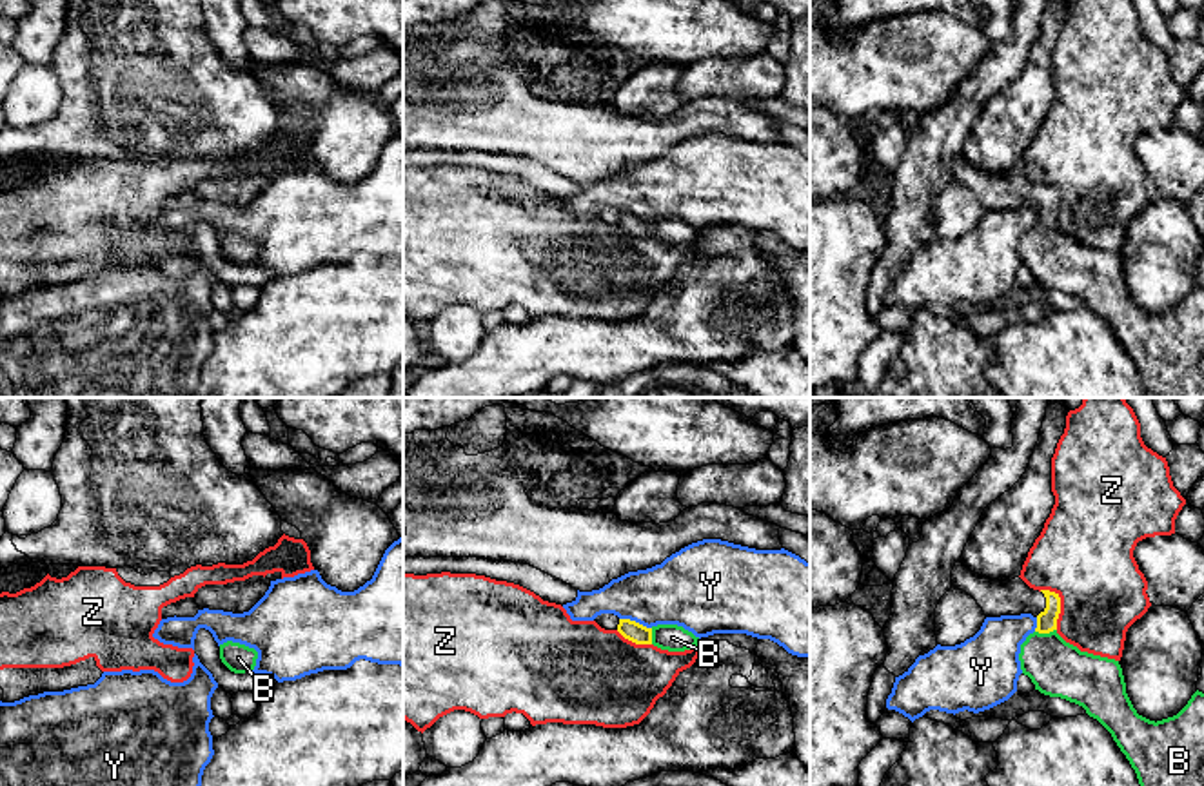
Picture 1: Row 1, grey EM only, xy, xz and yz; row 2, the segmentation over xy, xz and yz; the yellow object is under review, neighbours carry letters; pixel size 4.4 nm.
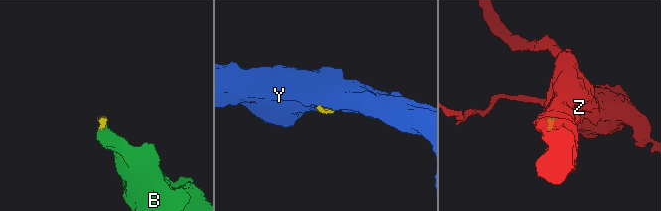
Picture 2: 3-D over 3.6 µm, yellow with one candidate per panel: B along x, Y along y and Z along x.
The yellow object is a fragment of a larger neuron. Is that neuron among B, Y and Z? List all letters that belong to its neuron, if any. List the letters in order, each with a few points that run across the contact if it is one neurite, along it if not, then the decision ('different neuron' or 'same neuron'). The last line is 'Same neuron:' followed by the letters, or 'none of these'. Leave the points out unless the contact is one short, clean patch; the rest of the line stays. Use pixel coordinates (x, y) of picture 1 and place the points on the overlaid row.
B: line yz (1046, 621), (1045, 632), (1045, 656), (1057, 668); same neuron
Y: line xz (620, 618), (629, 618), (651, 628); different neuron
Z: line yz (1041, 589), (1048, 589), (1059, 598), (1057, 628); different neuron
Same neuron: B

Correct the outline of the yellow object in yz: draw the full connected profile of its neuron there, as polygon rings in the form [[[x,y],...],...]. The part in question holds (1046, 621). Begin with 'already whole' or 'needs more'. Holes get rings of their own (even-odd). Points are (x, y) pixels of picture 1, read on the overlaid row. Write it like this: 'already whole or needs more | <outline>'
needs more | [[[957,561],[952,586],[972,595],[986,617],[1031,614],[1037,628],[1021,644],[1021,670],[1035,690],[1050,697],[1075,702],[1097,719],[1130,761],[1140,786],[1204,786],[1204,693],[1195,692],[1173,717],[1150,721],[1137,713],[1128,693],[1119,661],[1081,652],[1057,634],[1061,597],[1050,590],[1033,590],[1021,577],[1012,581],[990,579]]]

